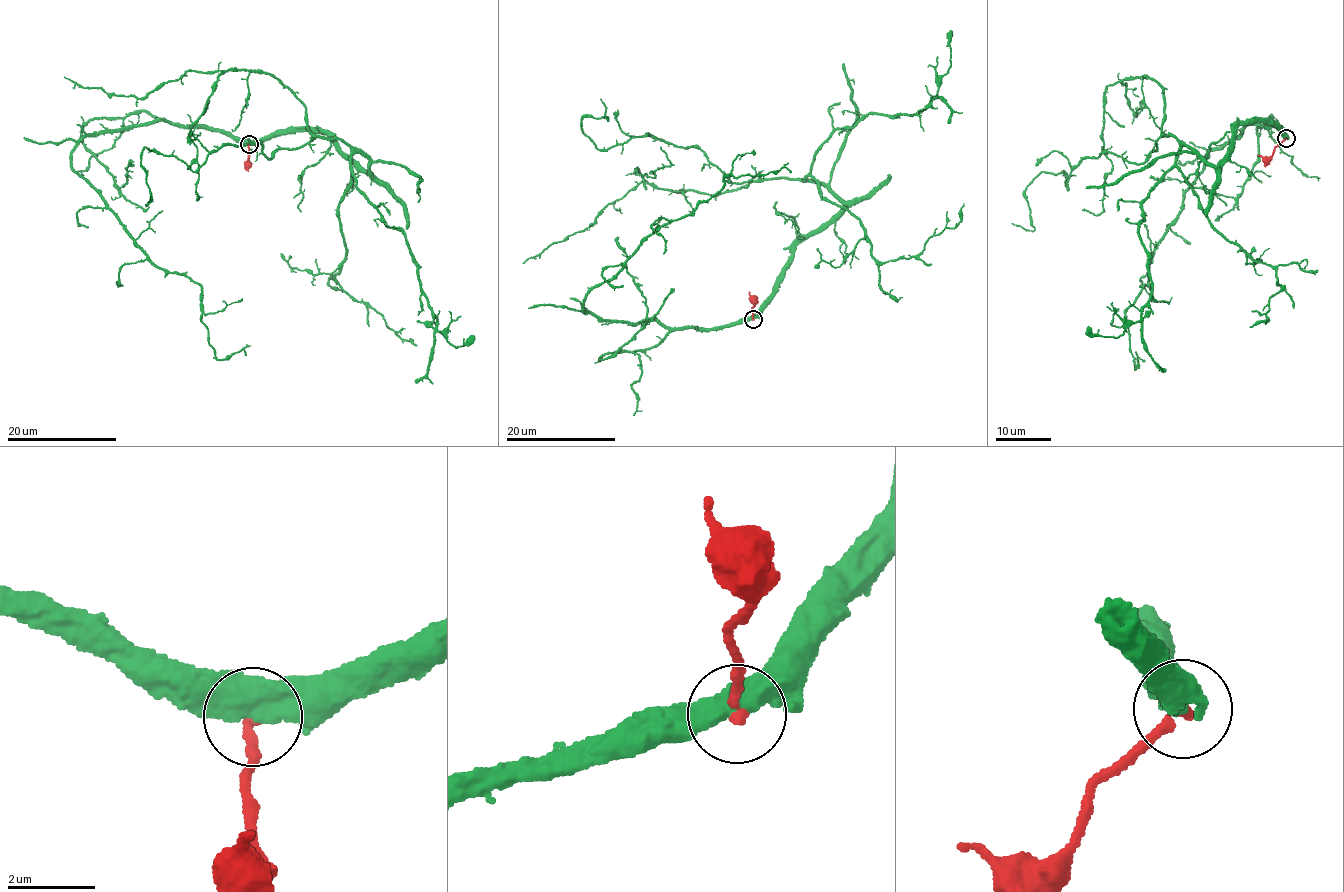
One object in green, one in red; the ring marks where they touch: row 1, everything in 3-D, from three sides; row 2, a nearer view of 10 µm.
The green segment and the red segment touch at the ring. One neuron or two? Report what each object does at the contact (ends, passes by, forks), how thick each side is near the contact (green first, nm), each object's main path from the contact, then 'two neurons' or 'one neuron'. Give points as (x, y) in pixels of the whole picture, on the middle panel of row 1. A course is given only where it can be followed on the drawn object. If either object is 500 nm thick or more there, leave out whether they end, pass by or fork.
calibres 550 and 220 nm; course green (752, 319), (842, 201), (729, 182), (645, 132), (597, 148), (582, 119), (607, 120), (600, 98); course red (752, 319), (753, 301), (748, 291); two neurons

